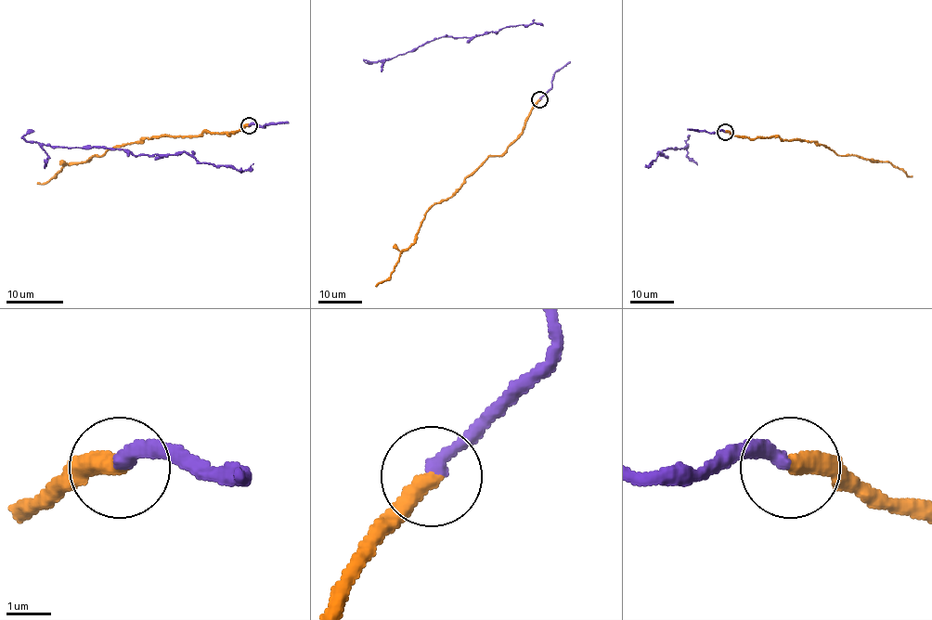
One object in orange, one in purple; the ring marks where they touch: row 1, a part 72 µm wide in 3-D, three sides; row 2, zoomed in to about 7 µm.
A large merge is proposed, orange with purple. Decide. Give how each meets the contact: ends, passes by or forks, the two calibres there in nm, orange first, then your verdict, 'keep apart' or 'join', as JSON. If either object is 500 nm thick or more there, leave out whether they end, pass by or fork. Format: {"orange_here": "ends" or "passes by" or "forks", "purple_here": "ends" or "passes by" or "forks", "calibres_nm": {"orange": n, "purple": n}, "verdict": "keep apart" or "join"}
{"orange_here": "ends", "purple_here": "ends", "calibres_nm": {"orange": 420, "purple": 320}, "verdict": "join"}

